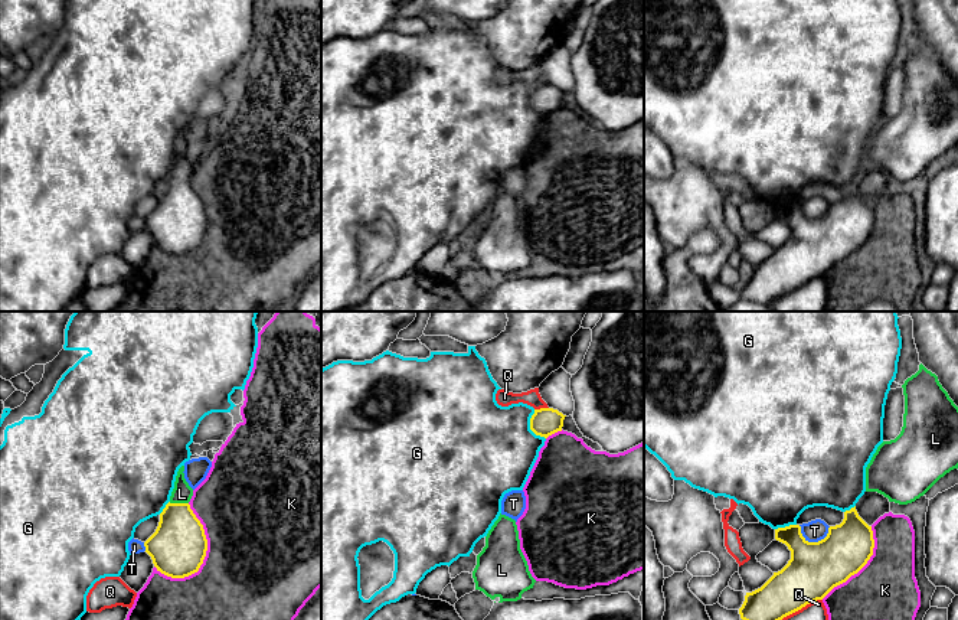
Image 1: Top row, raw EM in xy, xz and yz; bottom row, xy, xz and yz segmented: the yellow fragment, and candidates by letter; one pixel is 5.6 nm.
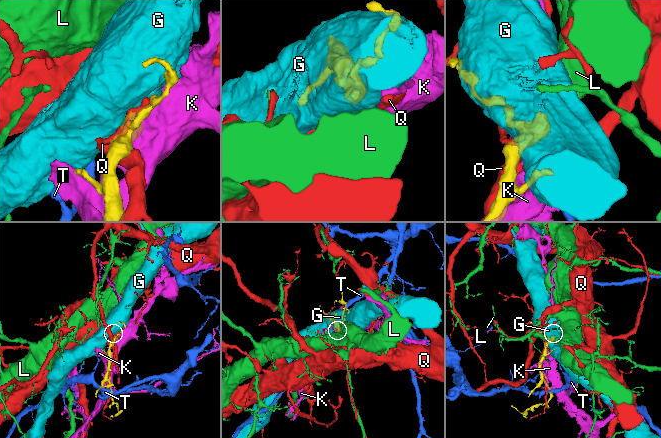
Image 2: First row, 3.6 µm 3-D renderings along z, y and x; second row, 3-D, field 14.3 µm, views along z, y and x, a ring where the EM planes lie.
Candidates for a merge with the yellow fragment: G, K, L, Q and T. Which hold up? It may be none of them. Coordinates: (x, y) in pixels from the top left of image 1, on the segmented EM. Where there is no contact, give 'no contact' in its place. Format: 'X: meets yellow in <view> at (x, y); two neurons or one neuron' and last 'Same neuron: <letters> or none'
G: meets yellow in xz at (530, 427); two neurons
K: meets yellow in xy at (206, 550); two neurons
L: meets yellow in xy at (179, 503); one neuron
Q: meets yellow in yz at (801, 607); two neurons
T: meets yellow in yz at (814, 542); two neurons
Same neuron: L

